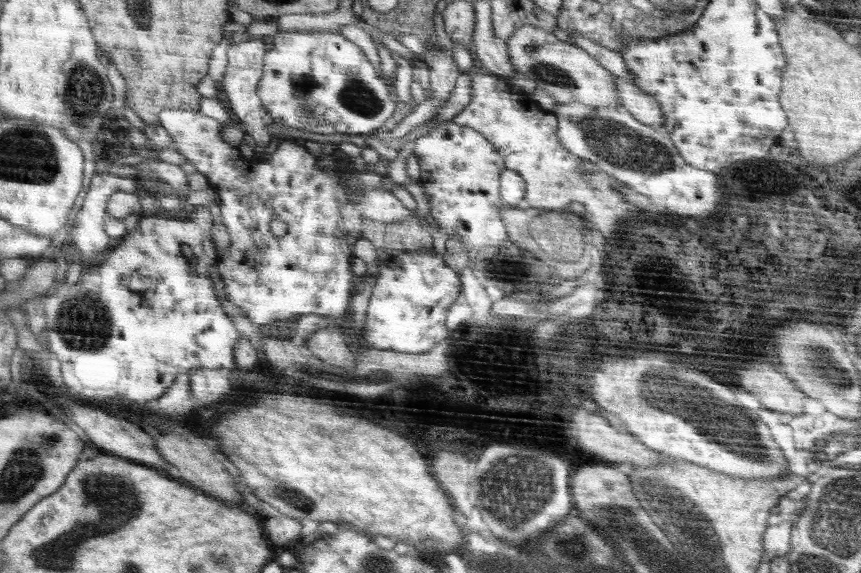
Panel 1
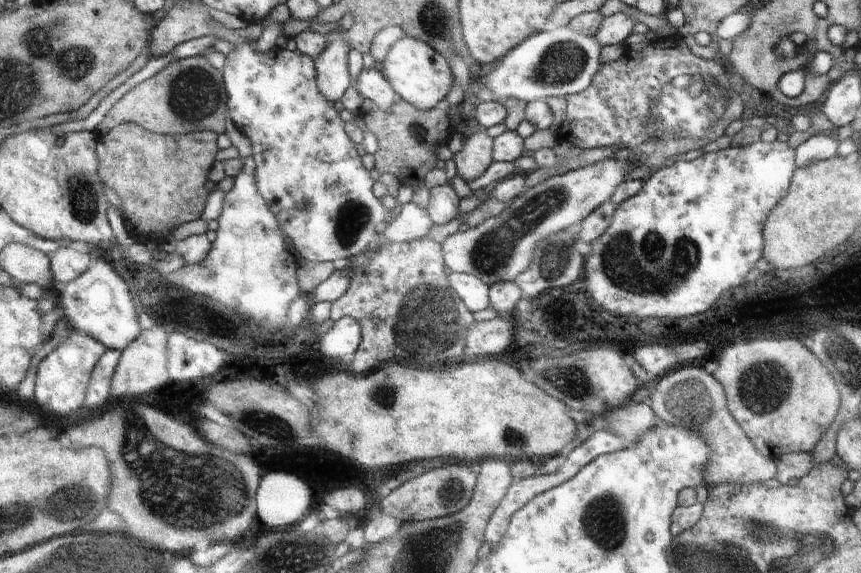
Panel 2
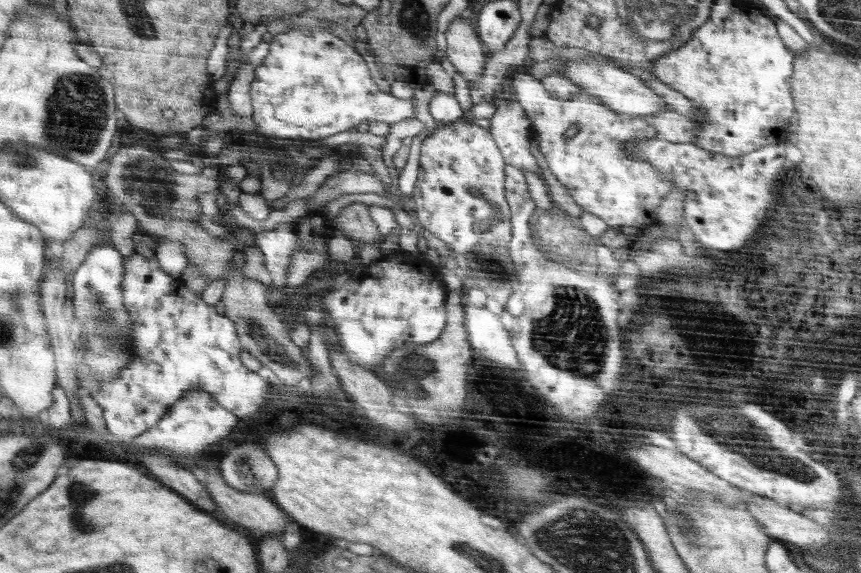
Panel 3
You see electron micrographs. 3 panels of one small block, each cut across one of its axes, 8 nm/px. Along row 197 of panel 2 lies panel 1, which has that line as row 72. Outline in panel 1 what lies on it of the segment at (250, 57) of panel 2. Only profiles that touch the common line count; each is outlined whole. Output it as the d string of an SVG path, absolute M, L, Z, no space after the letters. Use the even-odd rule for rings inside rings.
M278 31L272 36L271 41L274 46L269 53L265 56L265 72L262 76L260 88L258 94L261 96L262 103L265 104L266 110L270 112L270 118L274 119L276 124L284 124L284 126L290 126L290 128L297 128L298 130L304 130L304 132L318 132L318 134L357 134L364 135L364 132L376 131L376 128L382 126L382 122L386 122L392 114L394 114L394 102L388 98L388 86L384 86L378 78L376 78L376 72L372 68L372 64L368 62L369 58L364 56L365 51L357 45L357 43L347 39L345 35L336 33L334 31Z

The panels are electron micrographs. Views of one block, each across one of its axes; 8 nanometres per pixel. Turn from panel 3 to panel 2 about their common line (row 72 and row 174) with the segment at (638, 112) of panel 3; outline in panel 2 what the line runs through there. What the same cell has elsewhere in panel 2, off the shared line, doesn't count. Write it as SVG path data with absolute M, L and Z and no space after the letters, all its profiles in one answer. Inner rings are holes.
M609 157L567 173L549 177L544 182L514 200L510 208L490 217L466 232L451 234L442 242L446 266L455 273L476 275L488 286L516 280L532 263L536 244L573 224L580 223L601 204L610 200L614 191L625 183L629 174L638 166L624 157Z

